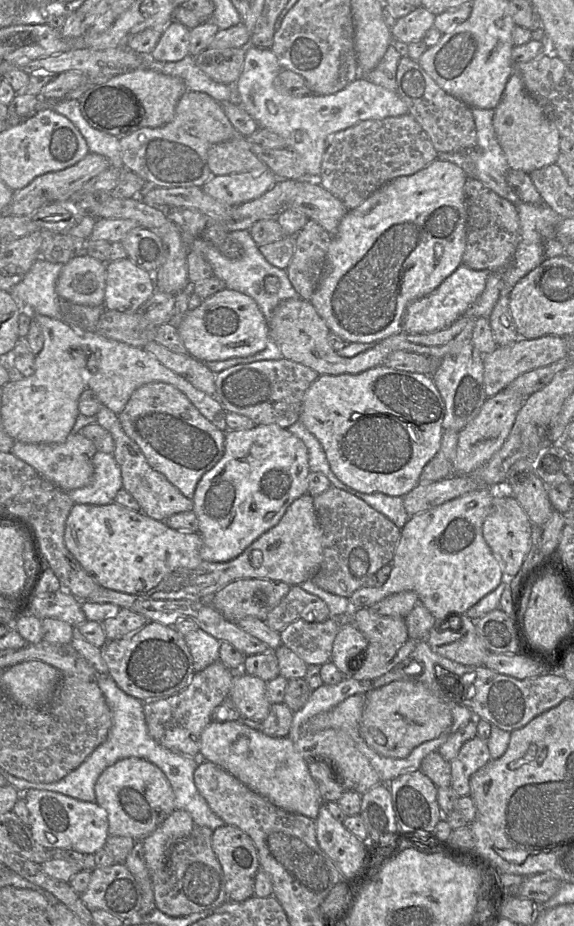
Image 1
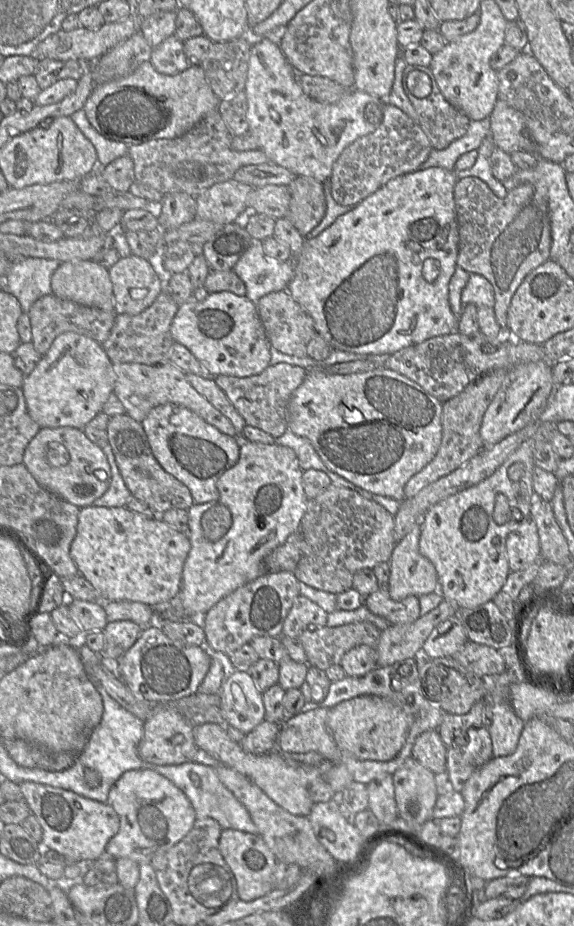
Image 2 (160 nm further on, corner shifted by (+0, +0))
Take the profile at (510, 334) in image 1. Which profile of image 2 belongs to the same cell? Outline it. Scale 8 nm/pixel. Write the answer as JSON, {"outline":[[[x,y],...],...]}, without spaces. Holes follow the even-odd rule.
{"outline":[[[467,177],[457,181],[454,187],[454,202],[456,210],[456,218],[458,224],[459,244],[458,244],[458,256],[457,266],[468,272],[469,274],[478,274],[486,278],[494,289],[494,306],[493,311],[495,318],[502,329],[507,329],[507,313],[510,306],[512,297],[516,292],[519,285],[522,283],[524,278],[535,270],[537,267],[545,263],[550,259],[550,248],[551,248],[551,225],[549,208],[546,194],[541,194],[536,188],[530,183],[523,183],[517,187],[508,191],[507,196],[503,199],[498,198],[492,190],[487,186],[485,182],[477,177]]]}

